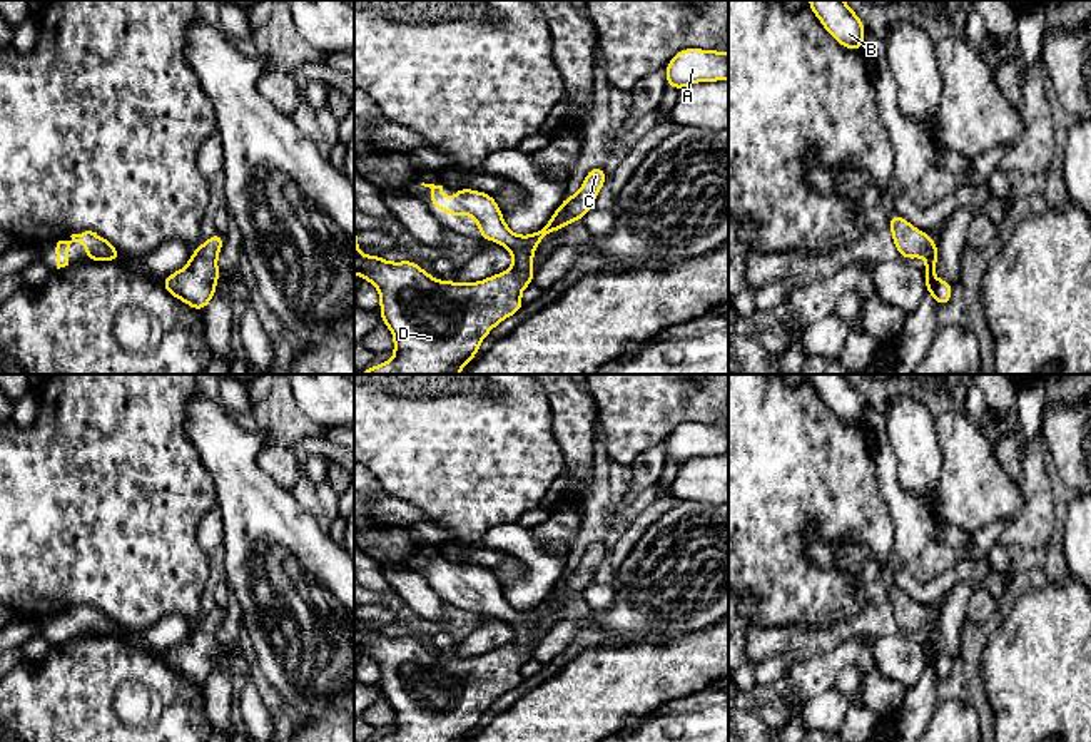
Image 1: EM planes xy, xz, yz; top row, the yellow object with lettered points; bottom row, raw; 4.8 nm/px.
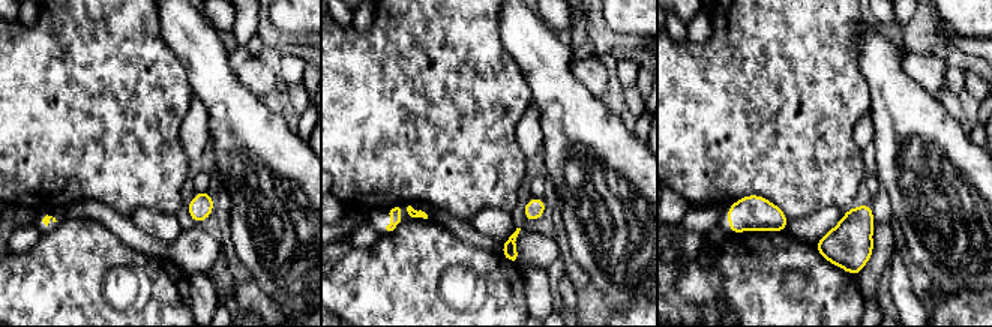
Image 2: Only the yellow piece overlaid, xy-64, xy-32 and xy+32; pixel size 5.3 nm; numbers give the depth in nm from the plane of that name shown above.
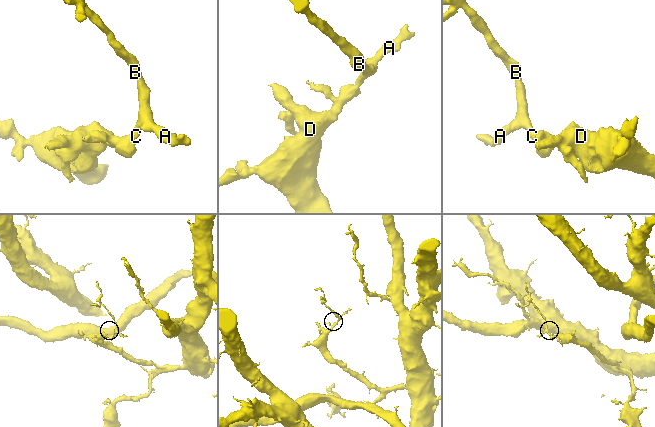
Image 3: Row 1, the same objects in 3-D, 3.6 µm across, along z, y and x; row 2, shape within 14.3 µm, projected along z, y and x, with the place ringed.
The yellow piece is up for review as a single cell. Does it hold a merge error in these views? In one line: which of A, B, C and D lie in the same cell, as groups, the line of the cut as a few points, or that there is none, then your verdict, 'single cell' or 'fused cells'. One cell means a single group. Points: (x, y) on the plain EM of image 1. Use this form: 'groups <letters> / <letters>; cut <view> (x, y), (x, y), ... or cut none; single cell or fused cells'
groups A B C D; cut none; single cell

